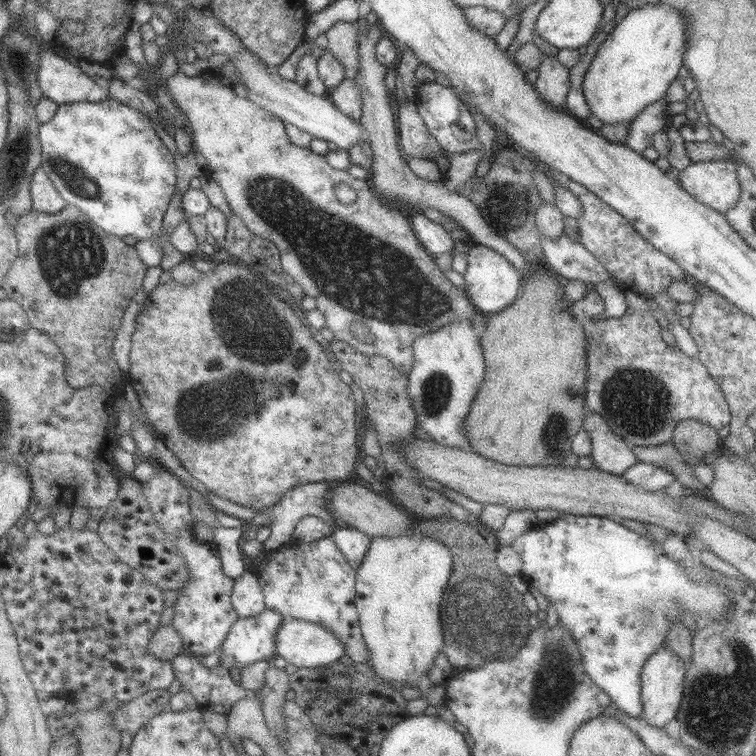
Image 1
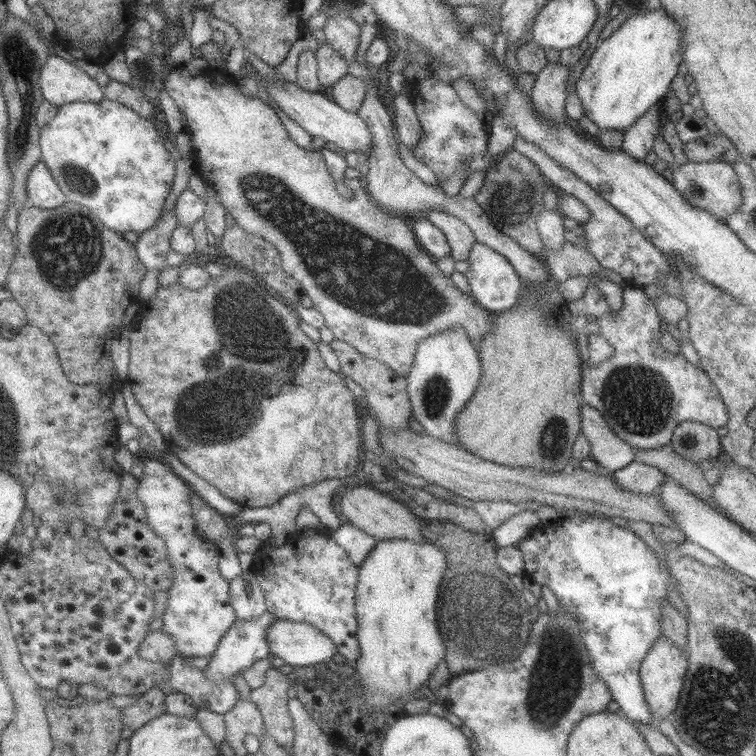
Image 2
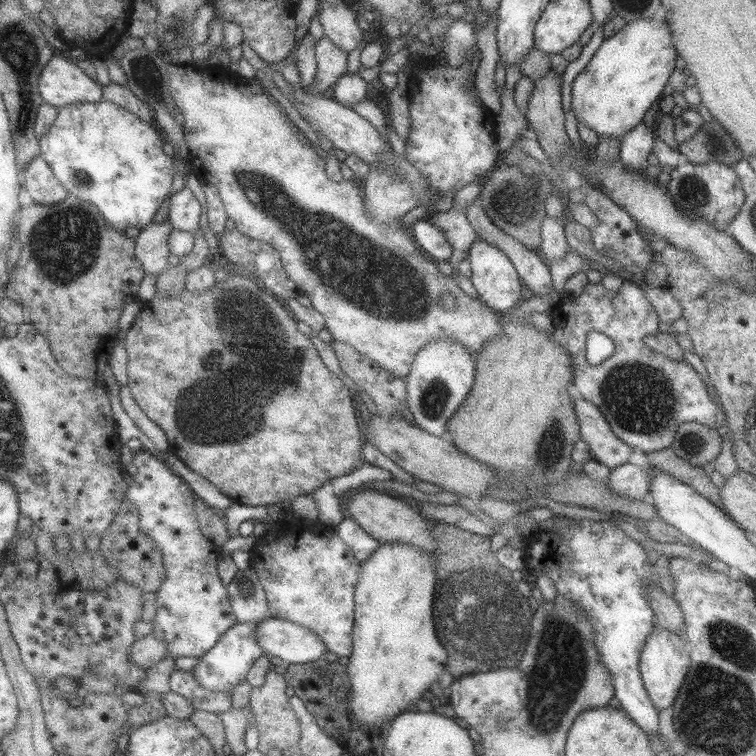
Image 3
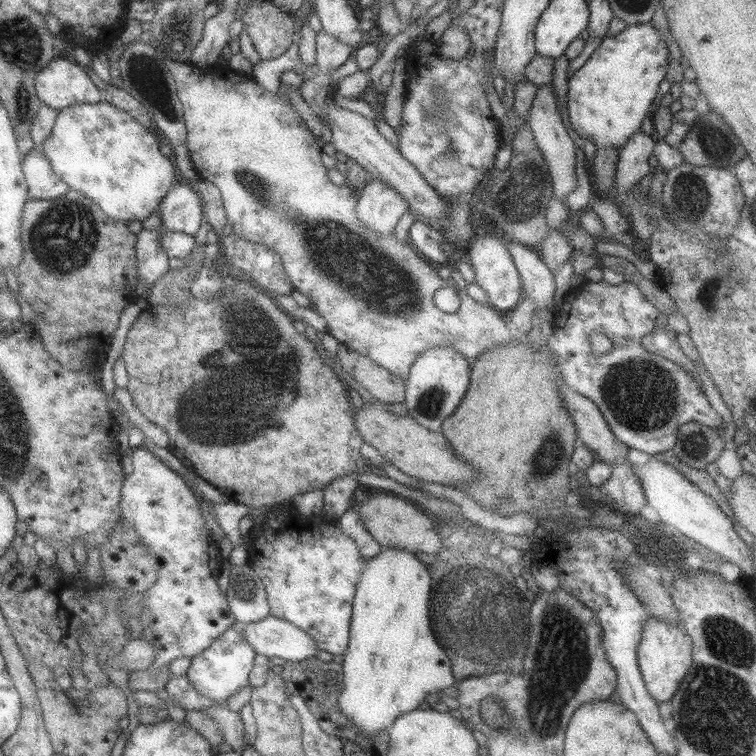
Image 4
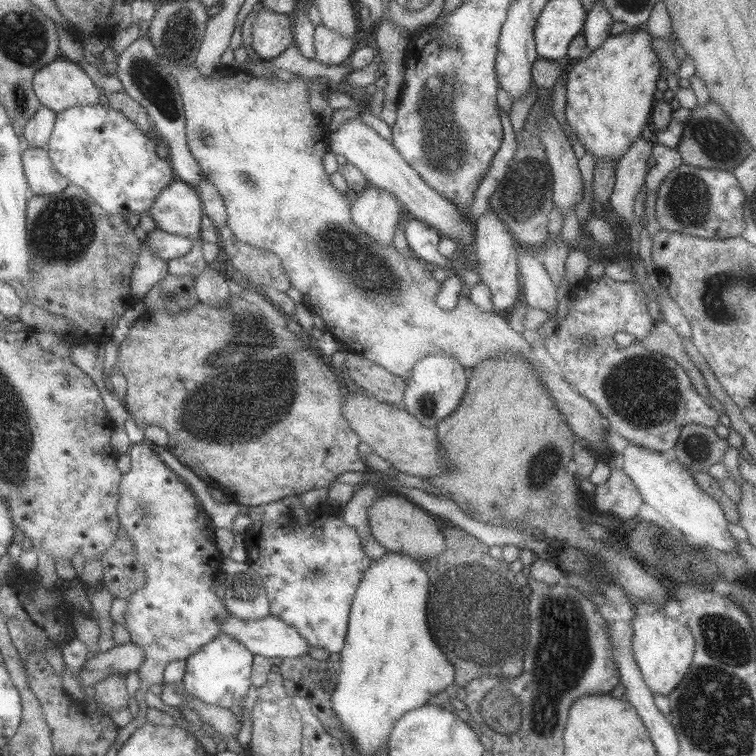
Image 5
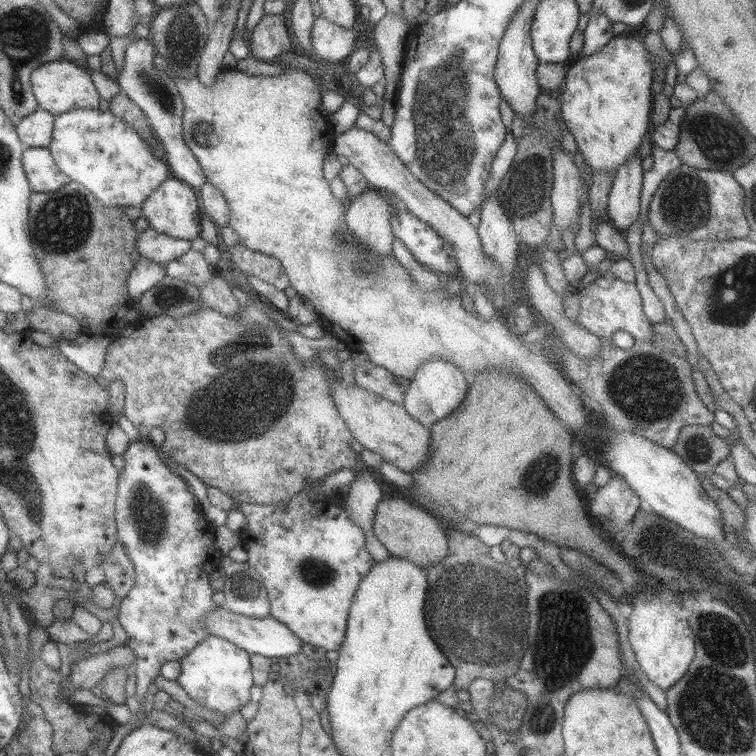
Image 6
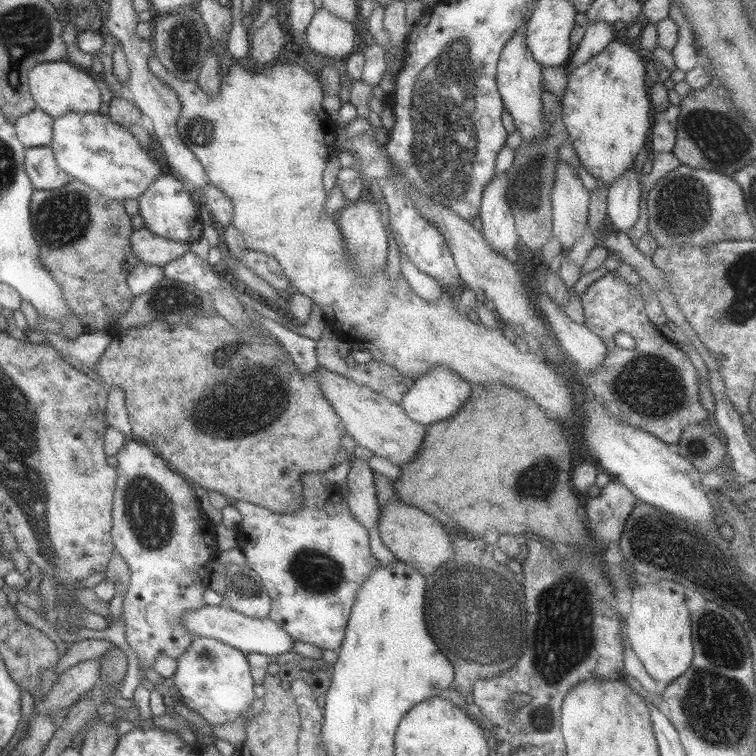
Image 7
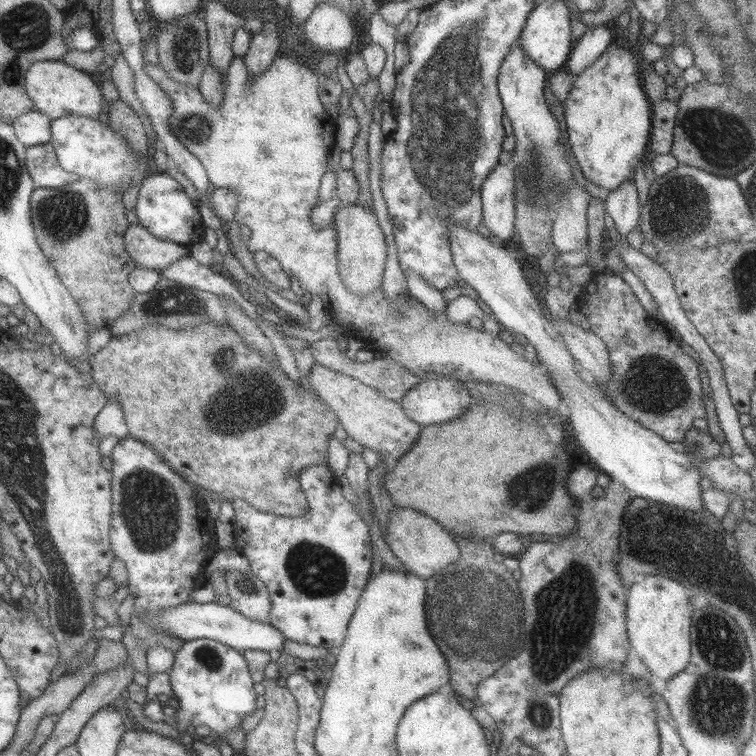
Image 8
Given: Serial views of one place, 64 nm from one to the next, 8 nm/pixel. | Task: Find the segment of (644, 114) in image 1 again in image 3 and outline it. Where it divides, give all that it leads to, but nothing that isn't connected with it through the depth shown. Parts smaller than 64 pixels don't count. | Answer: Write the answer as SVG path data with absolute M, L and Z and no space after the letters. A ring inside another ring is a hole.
M643 122L637 124L620 139L619 162L626 170L644 172L655 140L655 128L647 128Z

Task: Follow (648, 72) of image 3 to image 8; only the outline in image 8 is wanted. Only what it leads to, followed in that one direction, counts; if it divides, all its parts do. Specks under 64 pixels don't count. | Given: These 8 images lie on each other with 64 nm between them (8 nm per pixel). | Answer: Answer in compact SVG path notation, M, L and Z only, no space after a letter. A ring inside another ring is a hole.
M611 42L591 66L573 76L571 91L562 104L567 145L582 176L601 190L615 190L624 180L632 180L649 140L651 102L643 91L637 60L633 51Z

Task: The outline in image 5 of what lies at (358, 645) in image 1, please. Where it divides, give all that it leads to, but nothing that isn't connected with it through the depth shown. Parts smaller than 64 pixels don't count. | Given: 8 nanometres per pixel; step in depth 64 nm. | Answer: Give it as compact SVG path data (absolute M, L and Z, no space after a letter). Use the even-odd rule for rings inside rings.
M299 495L285 497L280 502L244 506L251 526L244 531L242 543L249 554L249 567L260 576L269 604L269 615L283 621L309 645L328 653L339 652L347 634L350 605L361 581L361 575L372 560L363 554L357 531L343 522L342 512L331 508L305 508Z

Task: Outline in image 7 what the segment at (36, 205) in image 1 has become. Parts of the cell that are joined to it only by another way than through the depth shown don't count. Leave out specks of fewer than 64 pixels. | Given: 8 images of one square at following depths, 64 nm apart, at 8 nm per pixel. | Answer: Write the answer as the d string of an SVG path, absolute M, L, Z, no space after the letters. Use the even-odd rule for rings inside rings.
M49 146L26 148L24 169L34 189L58 189L73 180L57 166Z

